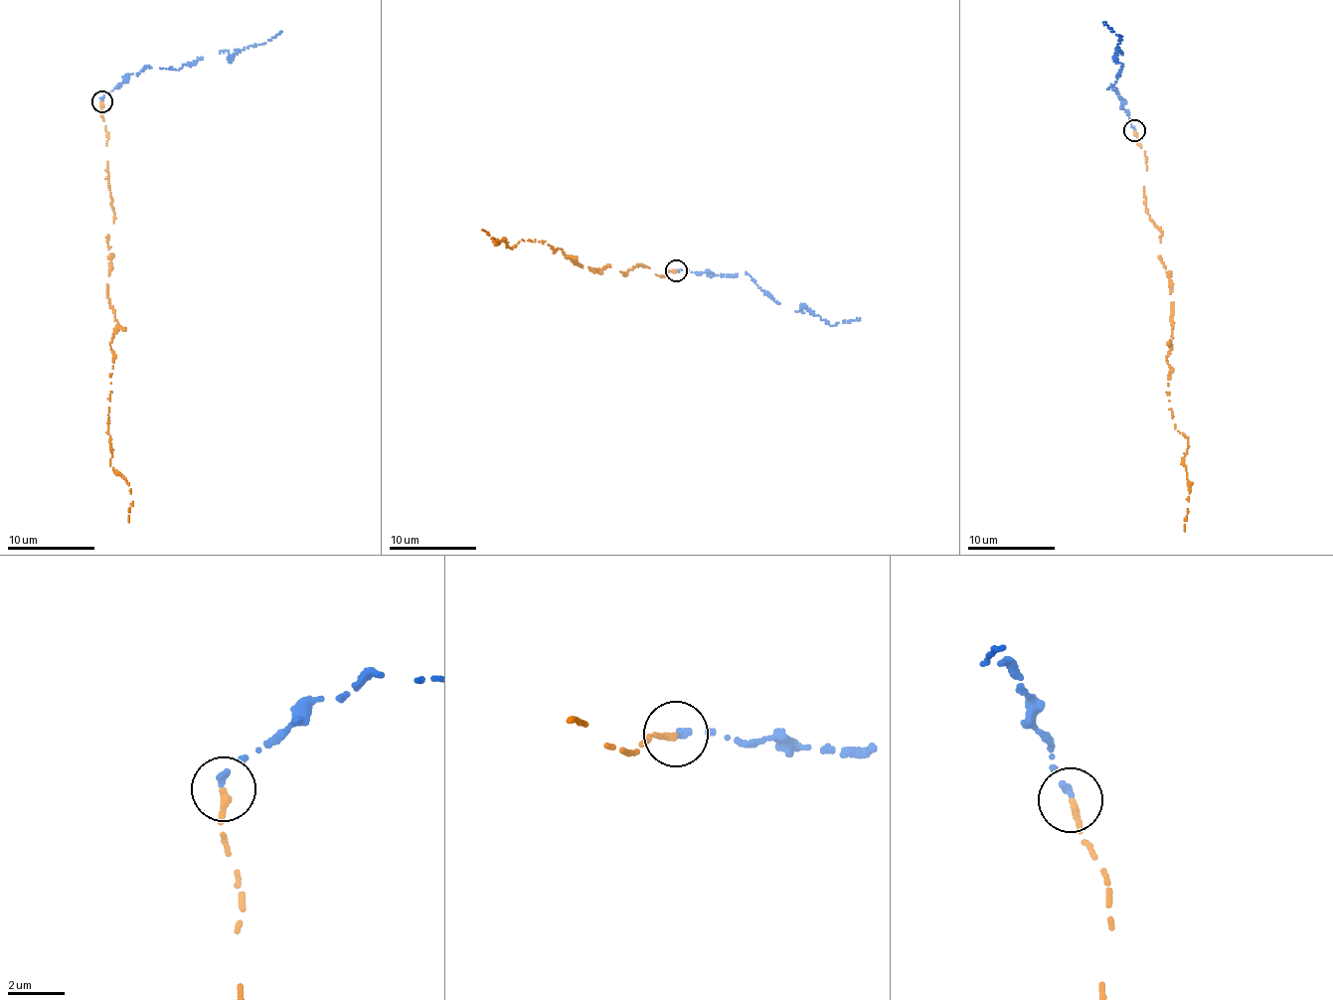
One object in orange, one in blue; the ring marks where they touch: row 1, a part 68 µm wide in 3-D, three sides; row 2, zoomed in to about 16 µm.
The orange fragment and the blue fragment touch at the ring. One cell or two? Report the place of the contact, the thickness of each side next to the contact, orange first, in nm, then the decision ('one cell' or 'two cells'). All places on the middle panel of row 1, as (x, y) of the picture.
at (676, 270); 240 nm thick on the orange side, 220 nm on the other; two cells

